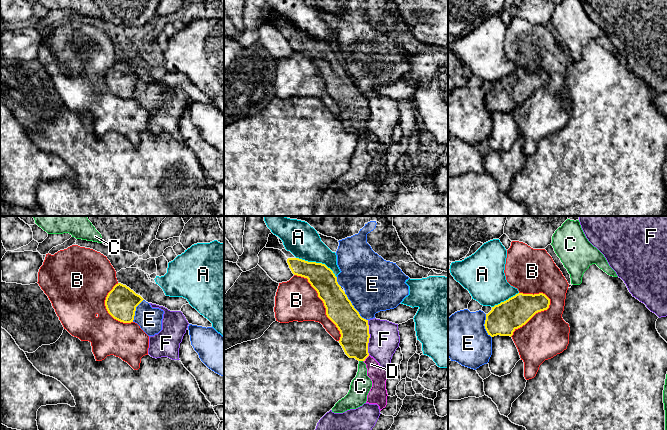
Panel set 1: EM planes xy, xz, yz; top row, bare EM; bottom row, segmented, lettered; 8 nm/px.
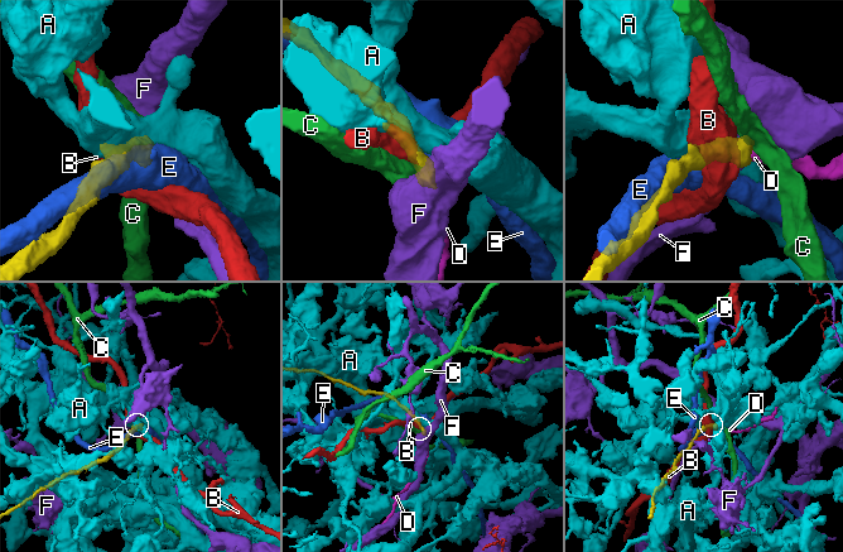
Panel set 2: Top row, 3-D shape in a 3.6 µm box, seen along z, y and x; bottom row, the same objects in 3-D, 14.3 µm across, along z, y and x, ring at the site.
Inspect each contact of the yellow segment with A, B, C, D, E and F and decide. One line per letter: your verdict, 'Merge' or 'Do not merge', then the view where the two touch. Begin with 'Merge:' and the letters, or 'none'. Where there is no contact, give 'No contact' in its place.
Merge: D
A: Do not merge. Touches yellow in xz
B: Do not merge. Touches yellow in yz
C: Do not merge. Touches yellow in xz
D: Merge. Touches yellow in xz
E: Do not merge. Touches yellow in xz
F: Do not merge. Touches yellow in xz

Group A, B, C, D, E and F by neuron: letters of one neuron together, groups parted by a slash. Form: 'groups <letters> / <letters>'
groups A / B / C / D / E / F

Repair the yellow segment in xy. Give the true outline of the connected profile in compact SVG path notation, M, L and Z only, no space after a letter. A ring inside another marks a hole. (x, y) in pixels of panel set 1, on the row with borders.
M116 284L108 293L105 306L108 313L116 320L131 323L134 320L136 307L144 299L126 285Z

